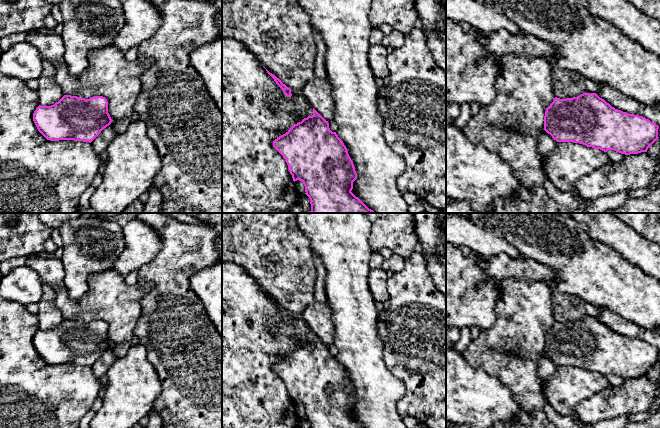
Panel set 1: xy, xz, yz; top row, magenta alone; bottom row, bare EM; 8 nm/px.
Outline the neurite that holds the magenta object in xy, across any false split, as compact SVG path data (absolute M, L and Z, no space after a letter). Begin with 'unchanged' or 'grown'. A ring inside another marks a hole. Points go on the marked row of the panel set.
unchanged; M64 95L54 105L39 105L33 113L33 121L47 140L91 143L113 120L105 97L85 99Z

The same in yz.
unchanged; M583 93L577 97L555 97L544 116L544 130L557 142L573 142L604 152L614 150L630 155L647 152L659 138L659 126L643 116L615 109L596 93Z

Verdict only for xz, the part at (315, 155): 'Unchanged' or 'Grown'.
Unchanged

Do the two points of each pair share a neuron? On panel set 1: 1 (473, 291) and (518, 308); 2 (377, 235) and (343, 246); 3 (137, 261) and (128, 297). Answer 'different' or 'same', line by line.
1: different
2: different
3: different

